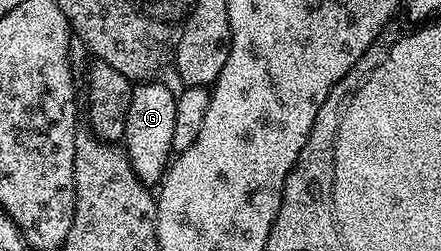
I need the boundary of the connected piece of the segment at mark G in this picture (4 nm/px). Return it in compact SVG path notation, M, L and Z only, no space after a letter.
M143 81L131 91L129 113L126 114L126 133L123 148L138 179L148 187L158 184L167 170L172 154L174 122L177 109L176 92L160 81Z

